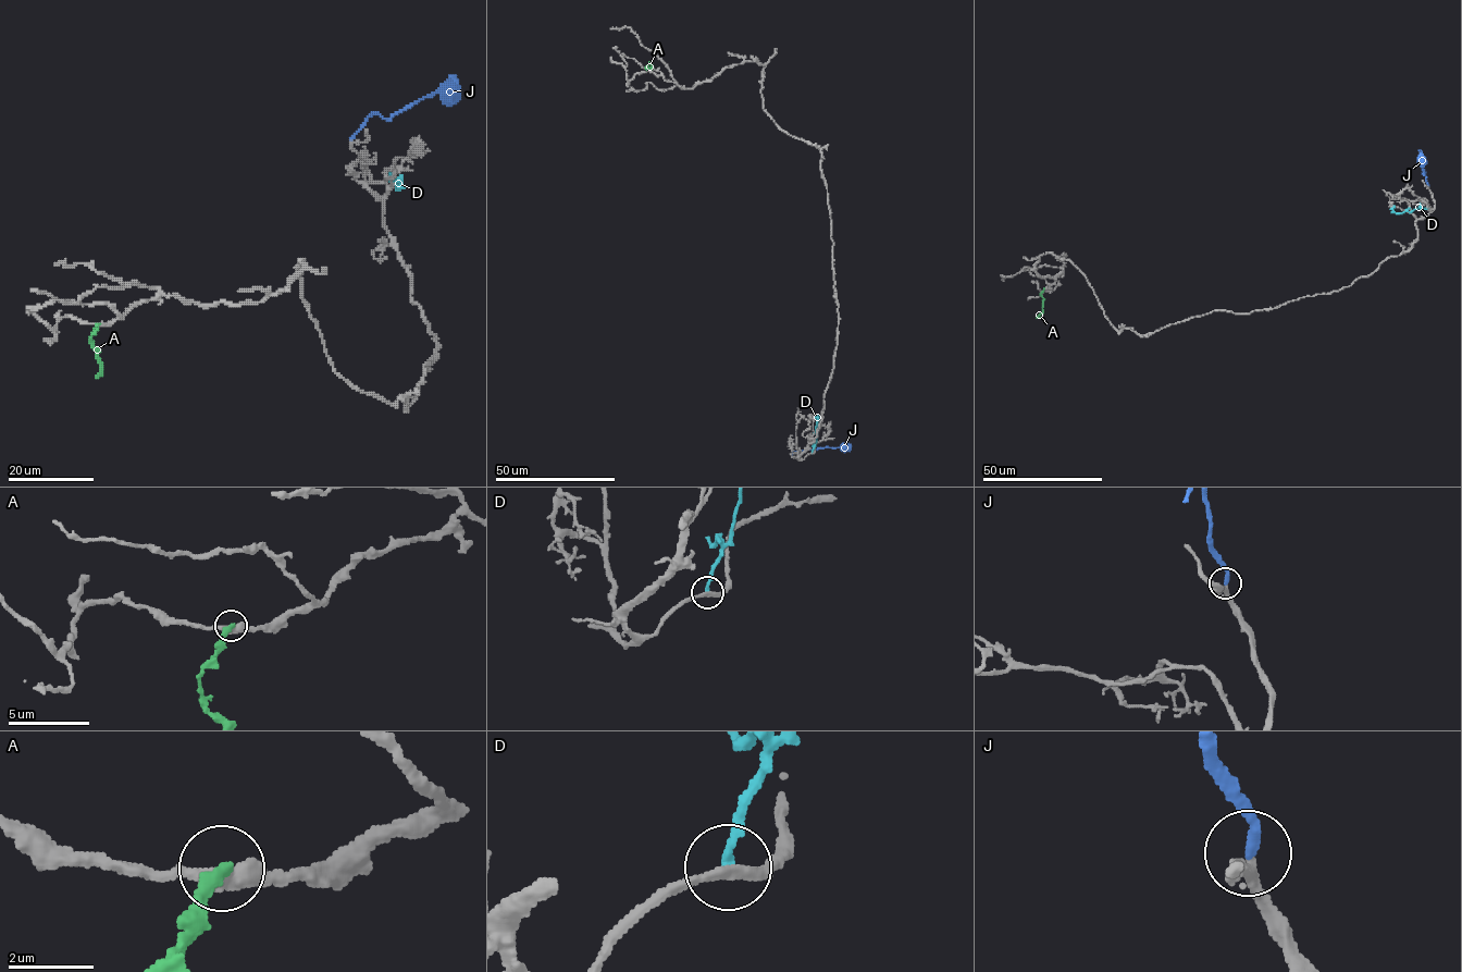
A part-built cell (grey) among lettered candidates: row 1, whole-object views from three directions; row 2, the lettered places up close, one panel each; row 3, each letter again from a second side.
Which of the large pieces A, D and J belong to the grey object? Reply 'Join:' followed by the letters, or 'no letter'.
Join: J

